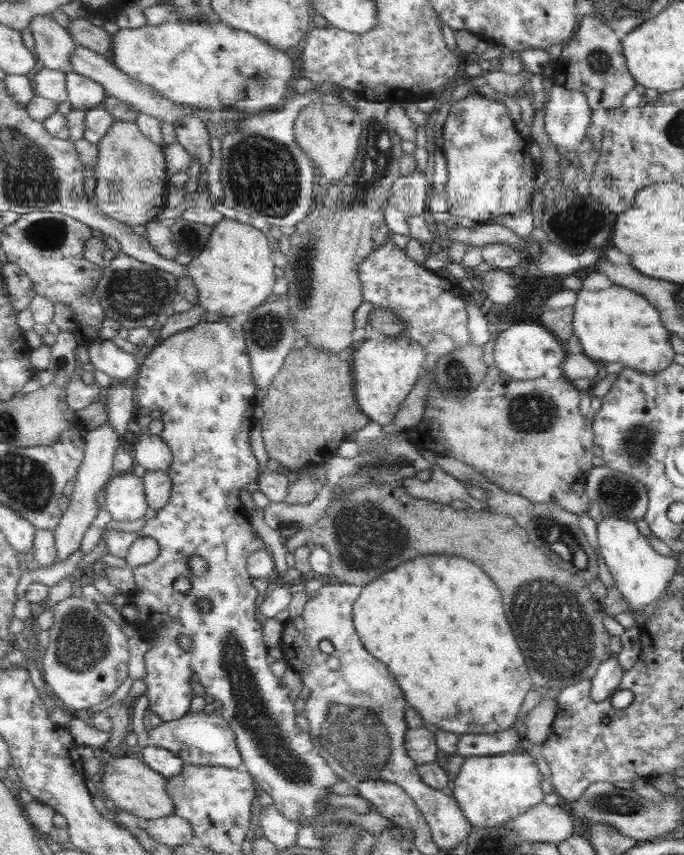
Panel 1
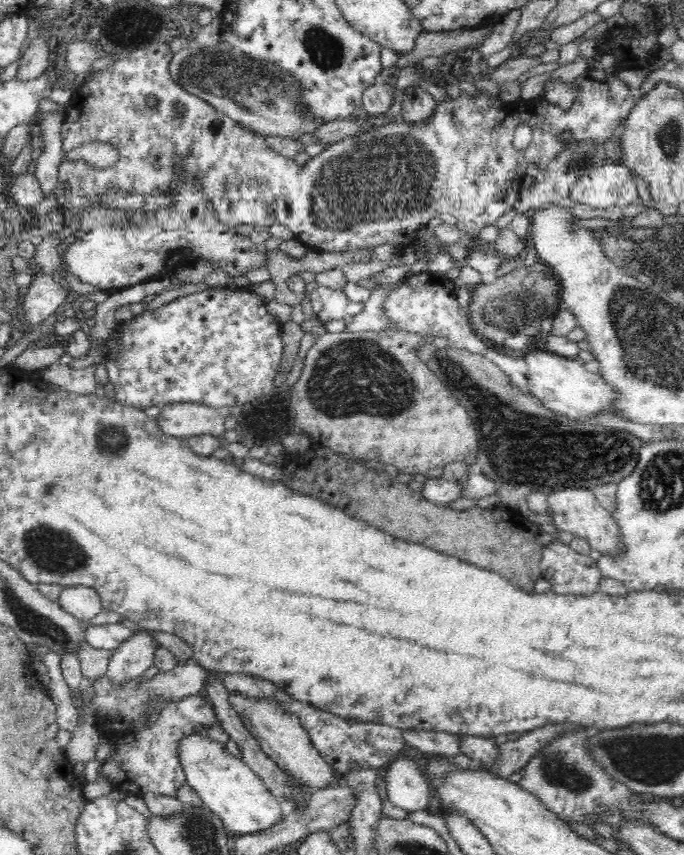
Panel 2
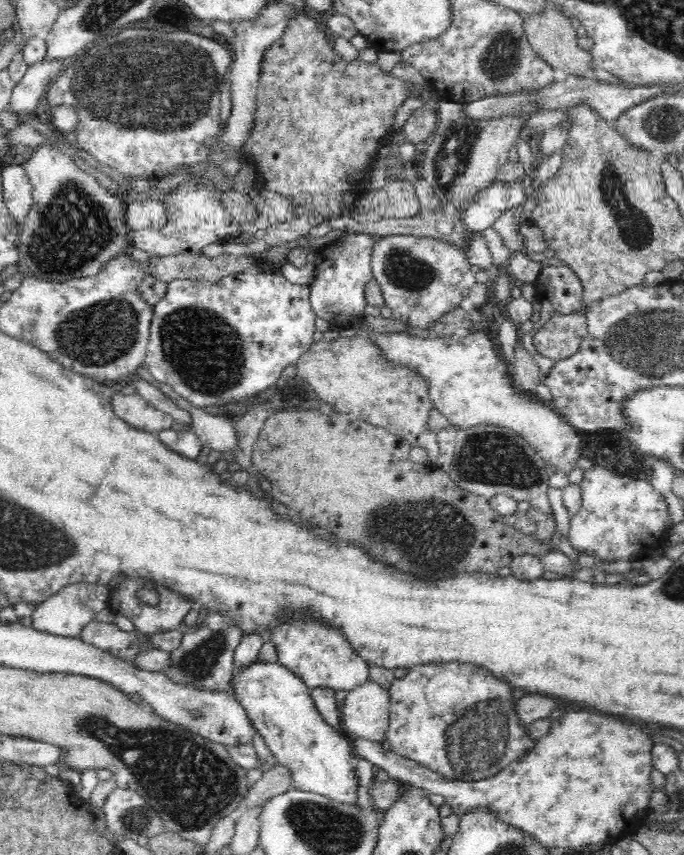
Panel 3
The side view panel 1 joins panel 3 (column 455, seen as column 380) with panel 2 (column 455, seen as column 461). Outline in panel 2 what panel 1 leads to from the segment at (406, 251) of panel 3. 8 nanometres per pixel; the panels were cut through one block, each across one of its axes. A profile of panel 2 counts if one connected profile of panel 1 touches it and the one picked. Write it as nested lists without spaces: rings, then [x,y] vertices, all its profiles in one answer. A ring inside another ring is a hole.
[[[434,272],[421,273],[404,279],[398,288],[390,290],[382,302],[382,315],[396,324],[398,330],[432,338],[447,338],[450,344],[456,344],[462,334],[473,332],[469,311],[462,308],[456,300],[456,286],[445,276]]]

